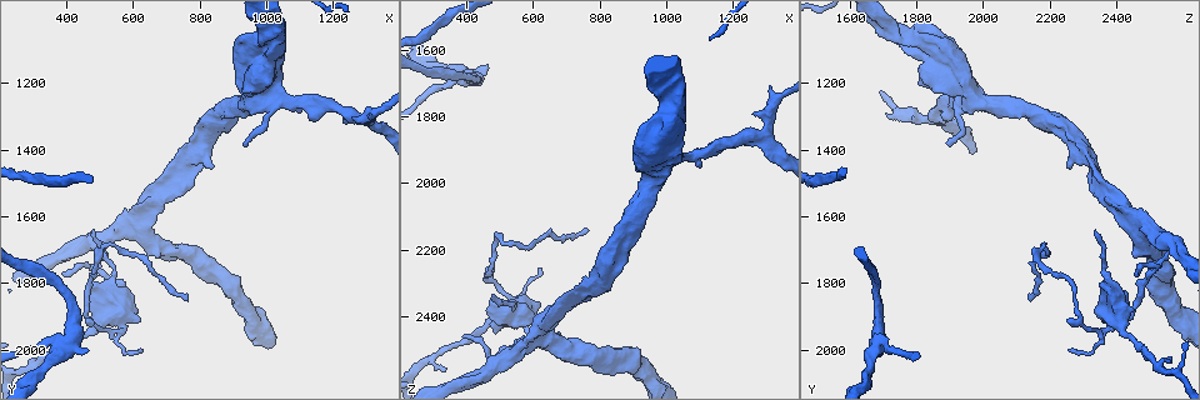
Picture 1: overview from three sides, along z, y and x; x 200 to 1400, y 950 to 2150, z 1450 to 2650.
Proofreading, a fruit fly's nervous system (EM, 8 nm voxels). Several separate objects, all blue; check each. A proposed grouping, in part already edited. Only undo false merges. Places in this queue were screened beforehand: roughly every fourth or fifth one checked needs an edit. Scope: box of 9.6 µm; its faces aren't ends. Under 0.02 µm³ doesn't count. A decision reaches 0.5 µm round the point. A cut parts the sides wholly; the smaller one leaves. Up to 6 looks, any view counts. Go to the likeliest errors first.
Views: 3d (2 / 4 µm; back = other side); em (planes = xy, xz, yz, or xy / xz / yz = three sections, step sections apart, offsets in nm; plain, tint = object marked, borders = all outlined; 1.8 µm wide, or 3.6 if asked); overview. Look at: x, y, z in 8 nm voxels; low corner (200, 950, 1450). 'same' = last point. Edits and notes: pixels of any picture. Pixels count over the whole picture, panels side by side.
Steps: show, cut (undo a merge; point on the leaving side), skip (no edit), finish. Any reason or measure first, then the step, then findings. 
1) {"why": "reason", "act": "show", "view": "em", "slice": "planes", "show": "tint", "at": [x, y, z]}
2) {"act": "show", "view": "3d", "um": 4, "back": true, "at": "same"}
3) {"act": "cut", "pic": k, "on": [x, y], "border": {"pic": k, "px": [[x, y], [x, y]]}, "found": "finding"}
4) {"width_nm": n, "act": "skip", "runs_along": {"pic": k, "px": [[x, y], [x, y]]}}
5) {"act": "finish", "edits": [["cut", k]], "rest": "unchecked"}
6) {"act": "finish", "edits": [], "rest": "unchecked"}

{"act": "show", "view": "em", "slice": "xz", "step": 16, "show": "tint", "at": [410, 1970, 1680]}

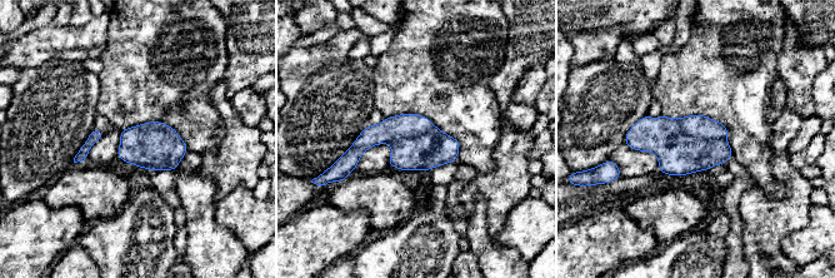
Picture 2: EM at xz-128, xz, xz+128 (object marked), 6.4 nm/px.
{"act": "cut", "pic": 2, "on": [699, 125], "found": "a second cell is stuck on"}

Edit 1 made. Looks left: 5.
{"why": "calibre changes", "act": "show", "view": "em", "slice": "xz", "step": 16, "show": "tint", "at": [500, 1680, 2540]}

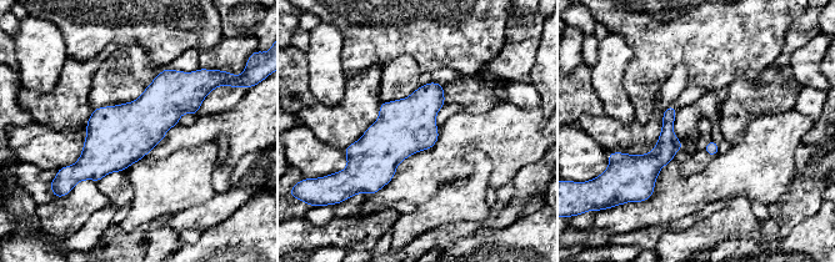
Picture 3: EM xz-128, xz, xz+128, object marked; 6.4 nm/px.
{"act": "show", "view": "em", "slice": "planes", "show": "tint", "at": "same"}

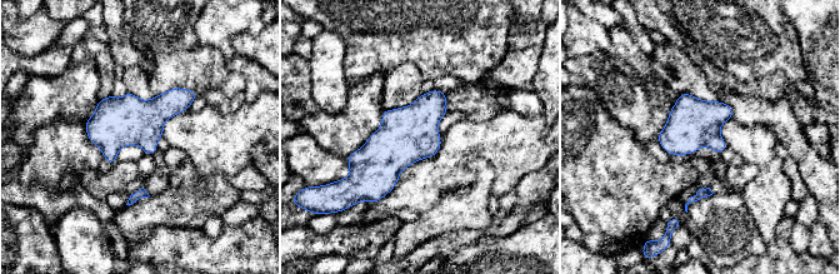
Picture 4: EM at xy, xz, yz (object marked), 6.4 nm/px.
{"act": "skip", "found": "all the same cell"}

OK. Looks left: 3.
{"act": "finish", "edits": [["cut", 2]], "rest": "unchecked"}

